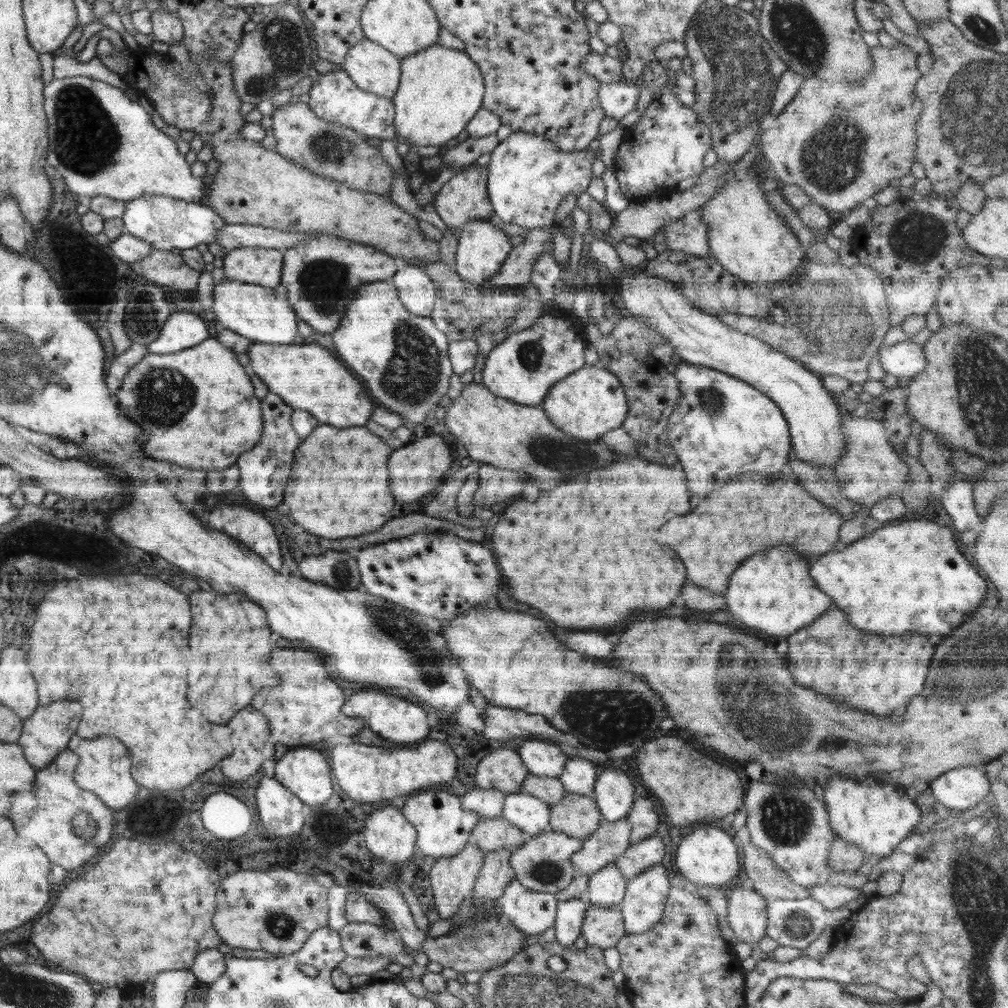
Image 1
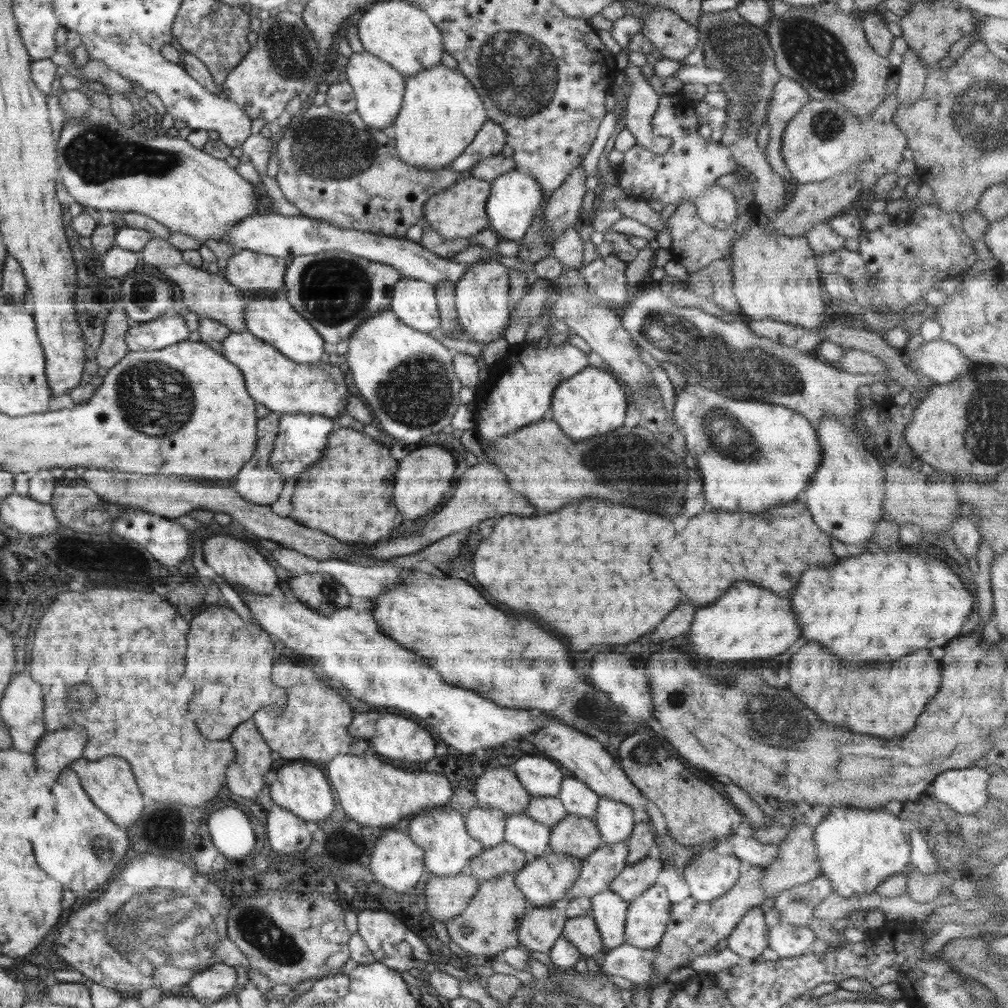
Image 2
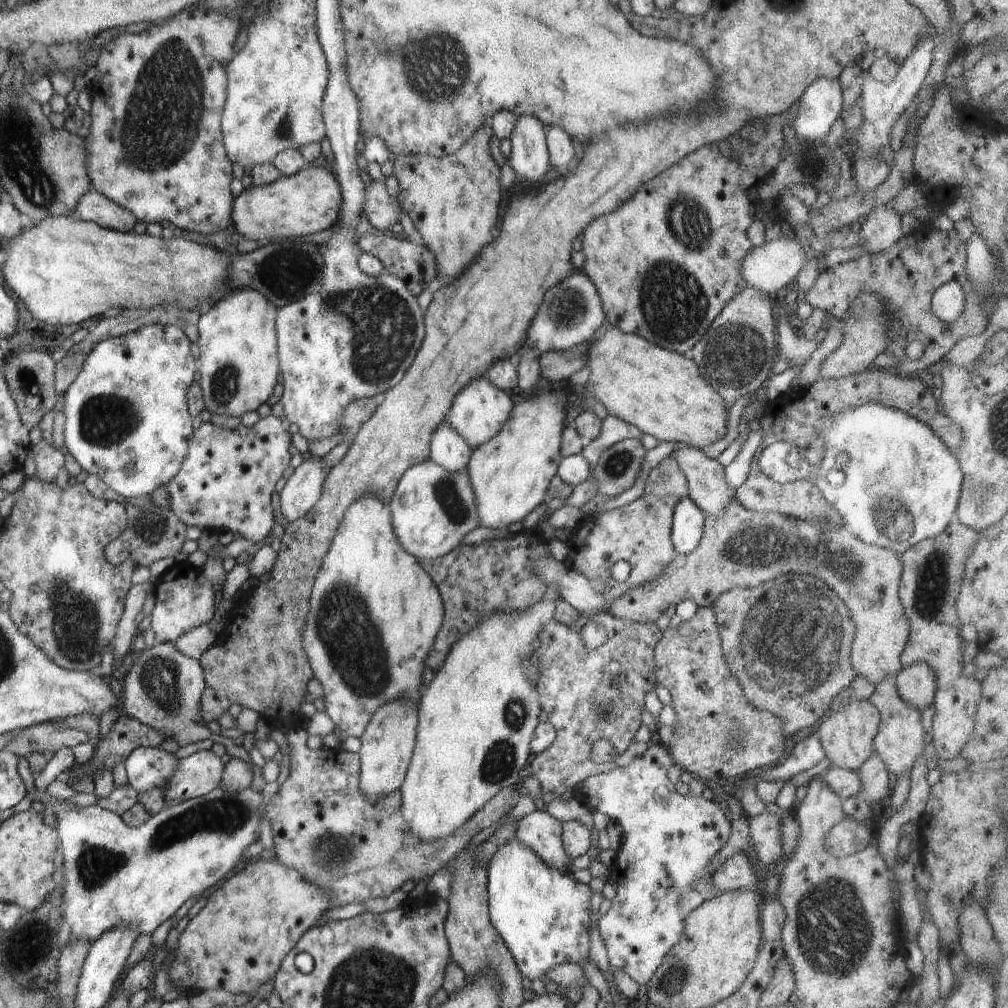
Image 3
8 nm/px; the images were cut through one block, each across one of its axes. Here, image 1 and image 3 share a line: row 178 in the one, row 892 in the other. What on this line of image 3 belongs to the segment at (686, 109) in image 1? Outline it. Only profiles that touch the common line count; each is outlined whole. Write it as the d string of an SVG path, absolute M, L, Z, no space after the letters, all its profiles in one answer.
M663 744L649 746L640 757L636 757L627 766L615 765L610 771L592 775L581 780L575 786L575 794L595 813L608 816L610 822L622 826L623 837L616 852L615 862L611 866L611 878L618 886L611 907L604 915L599 915L598 928L606 946L607 956L613 969L627 972L639 985L648 984L663 958L680 940L686 914L682 911L680 900L683 894L692 890L694 880L704 877L710 879L710 861L727 843L731 835L731 822L727 813L718 802L704 797L678 794L670 782L667 772L673 758Z

